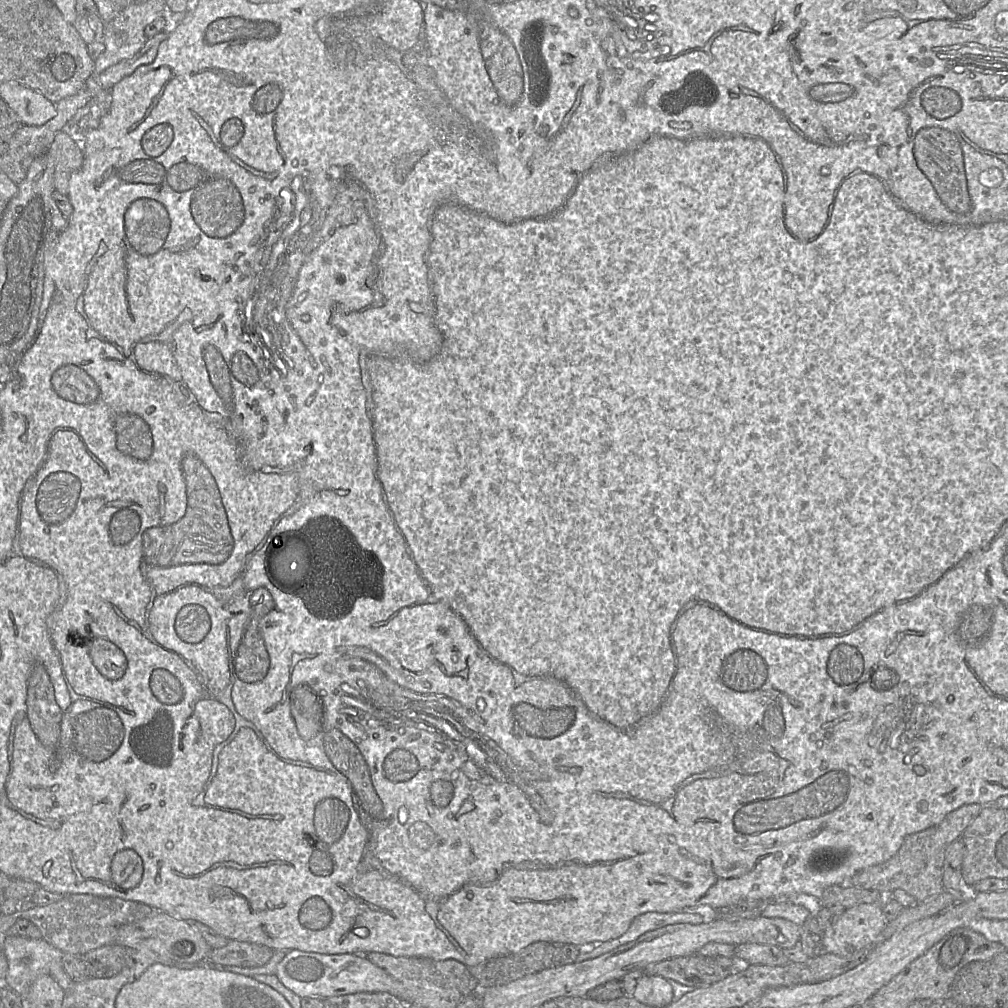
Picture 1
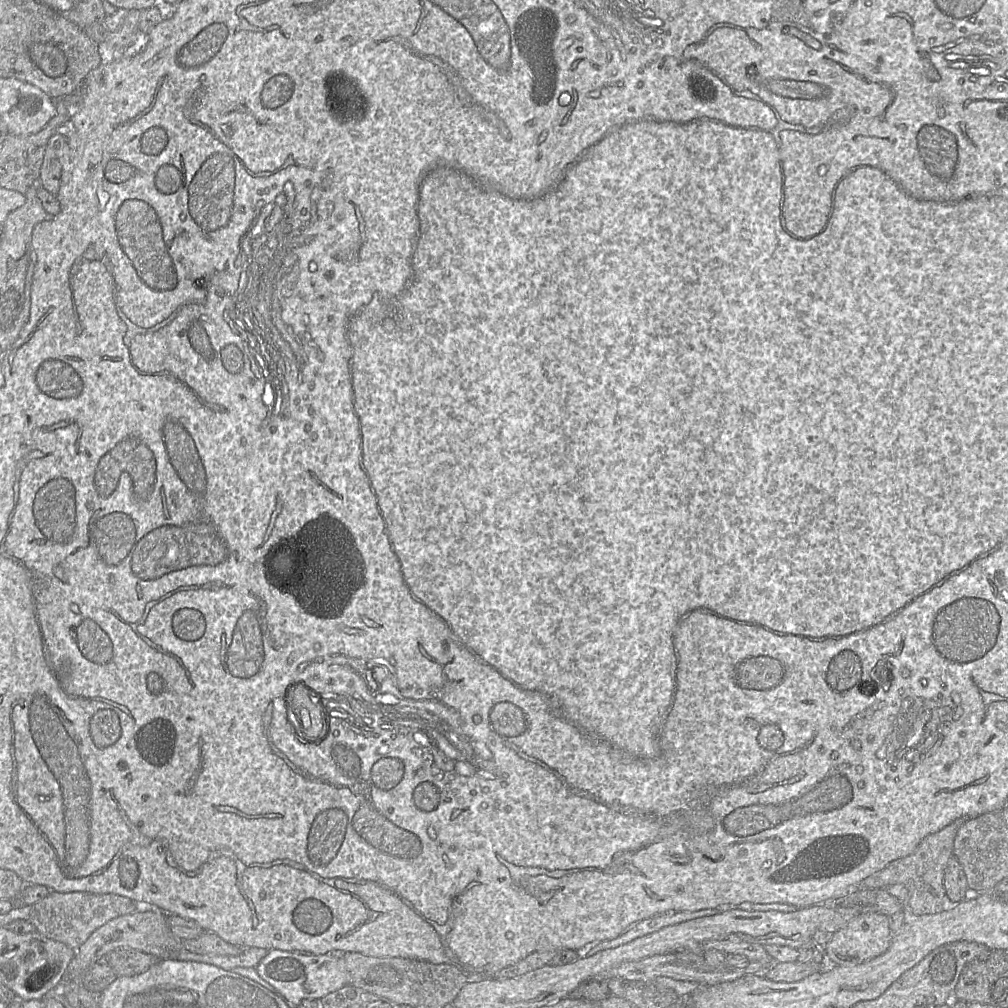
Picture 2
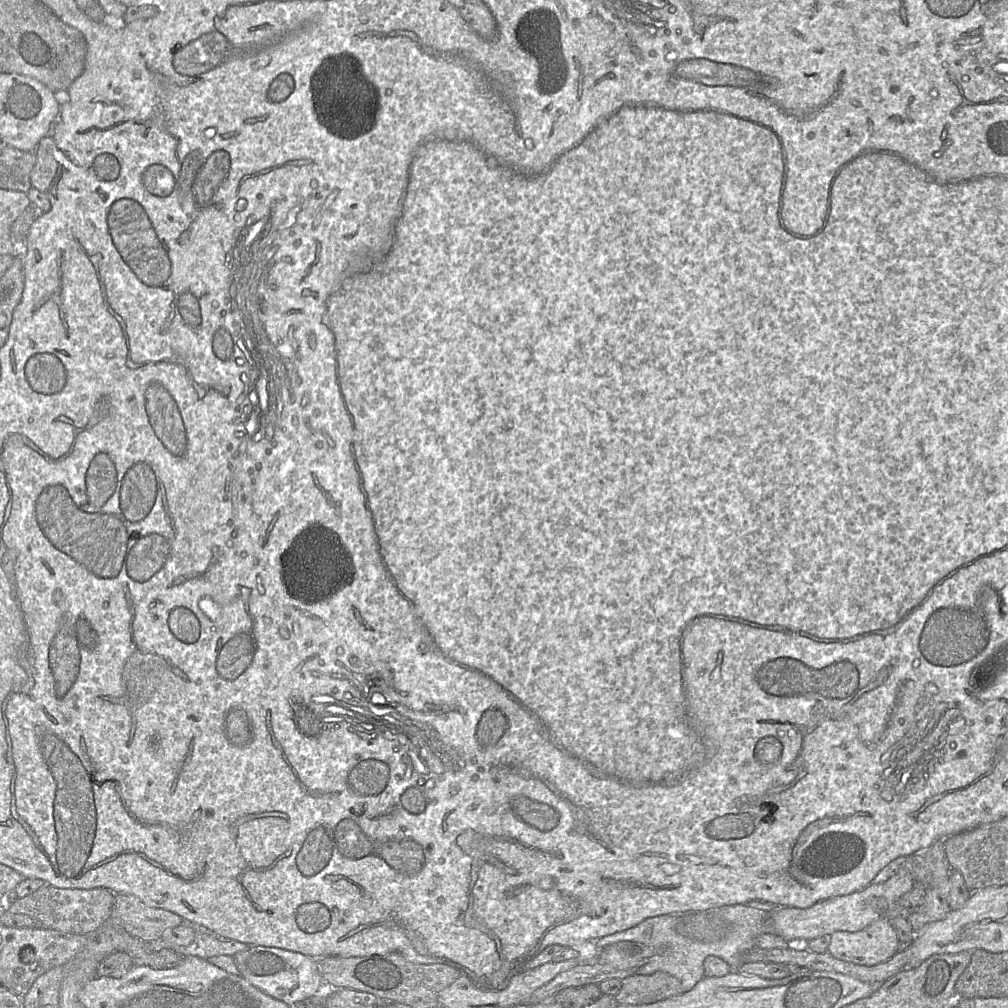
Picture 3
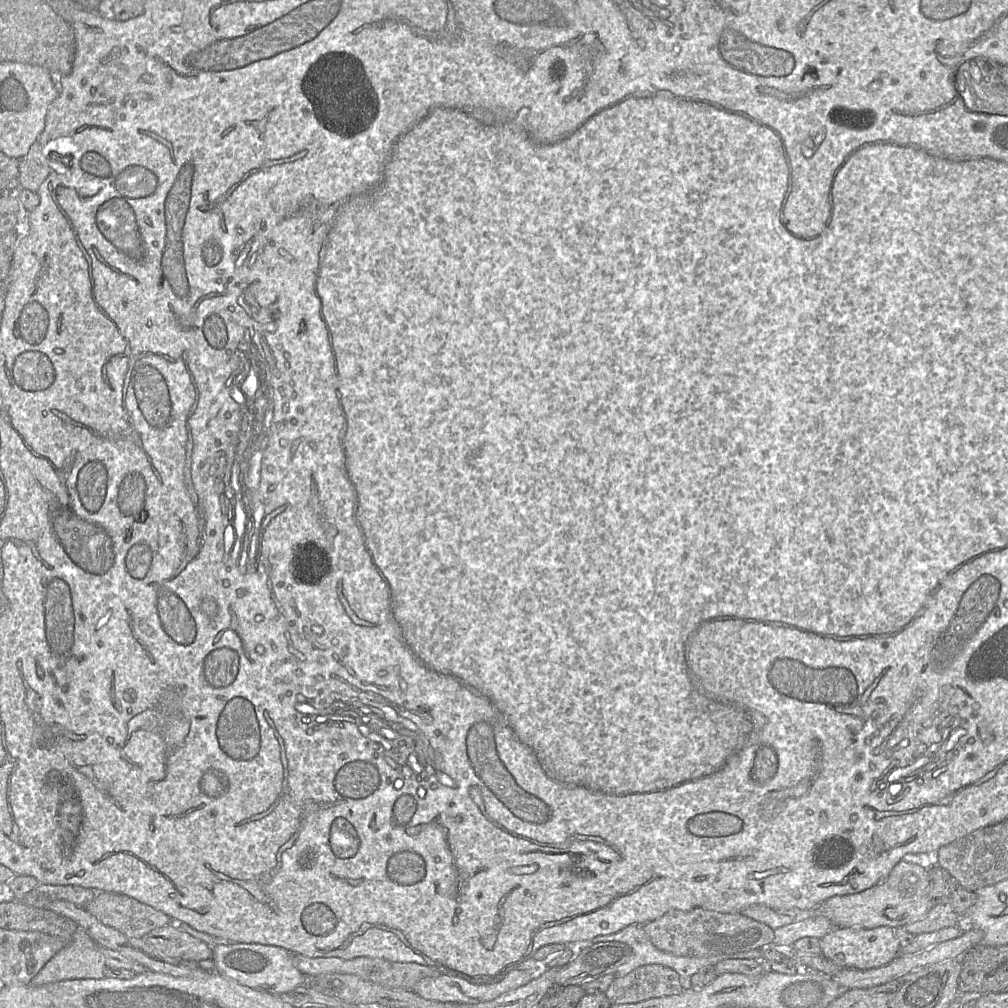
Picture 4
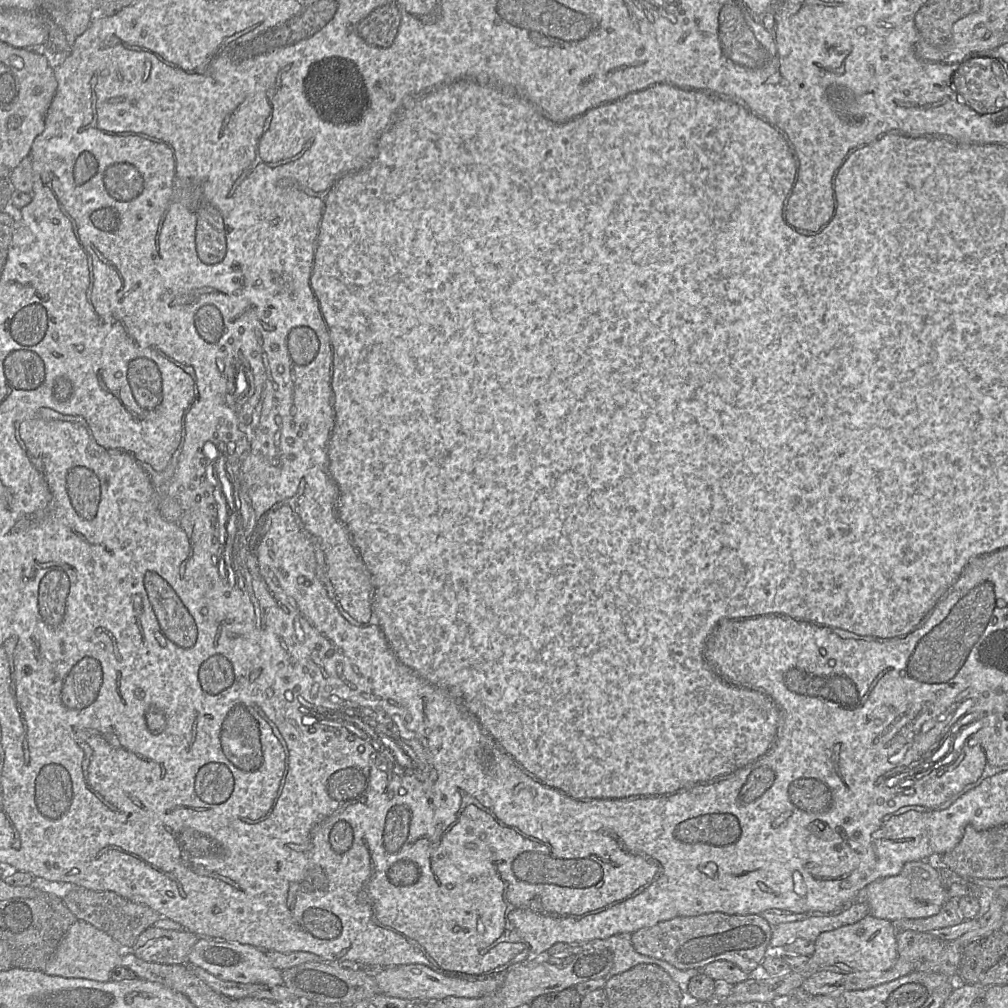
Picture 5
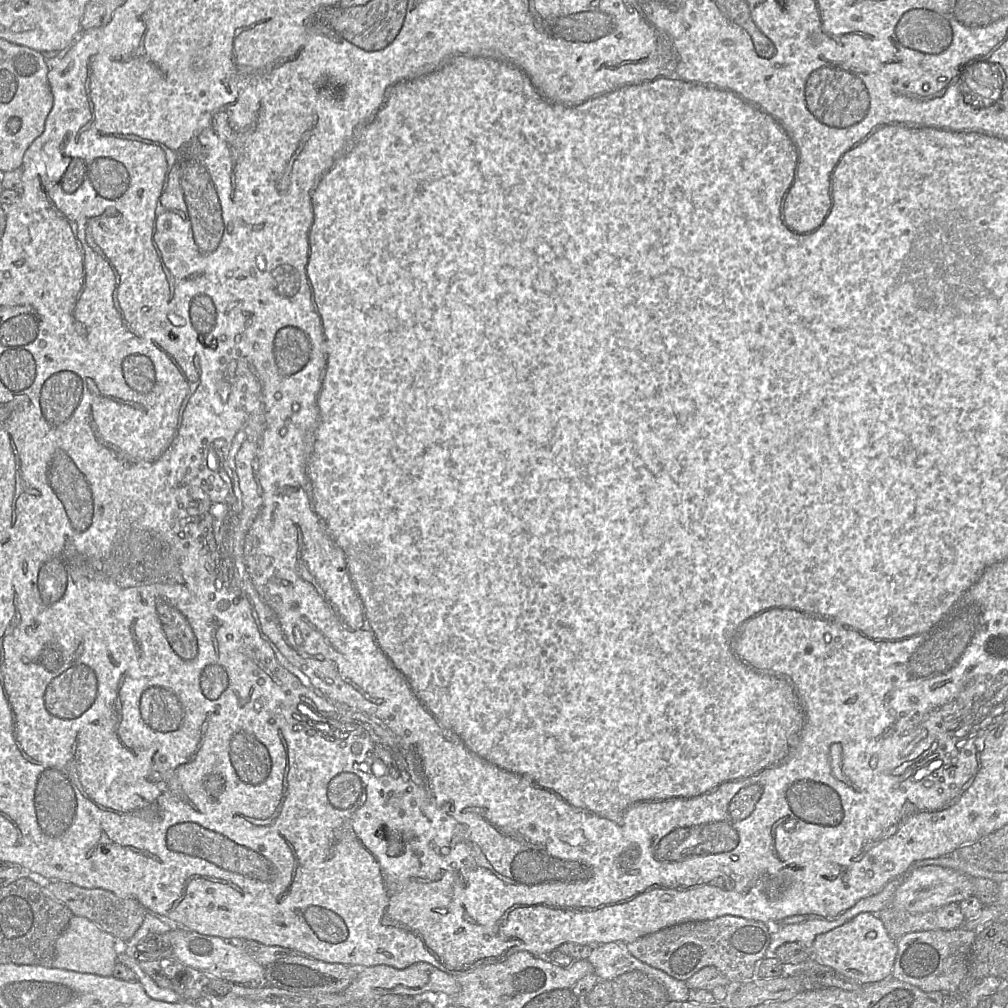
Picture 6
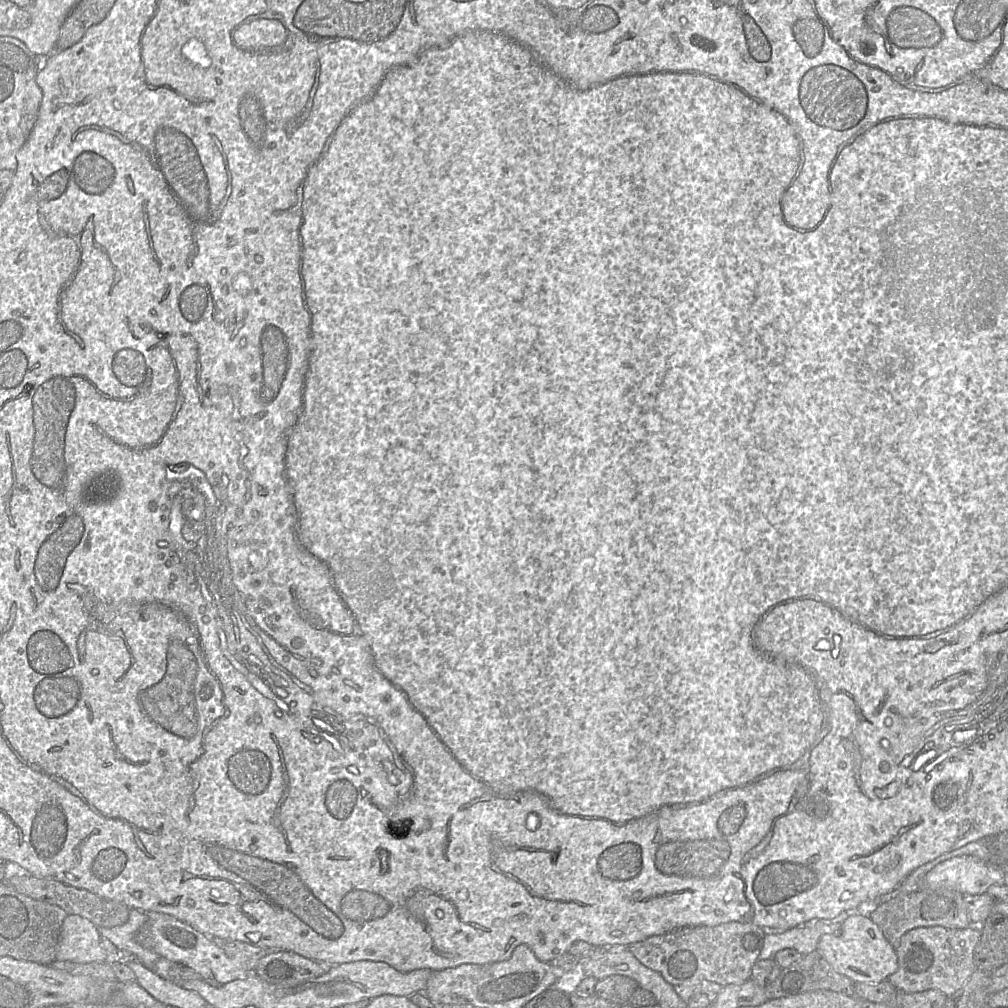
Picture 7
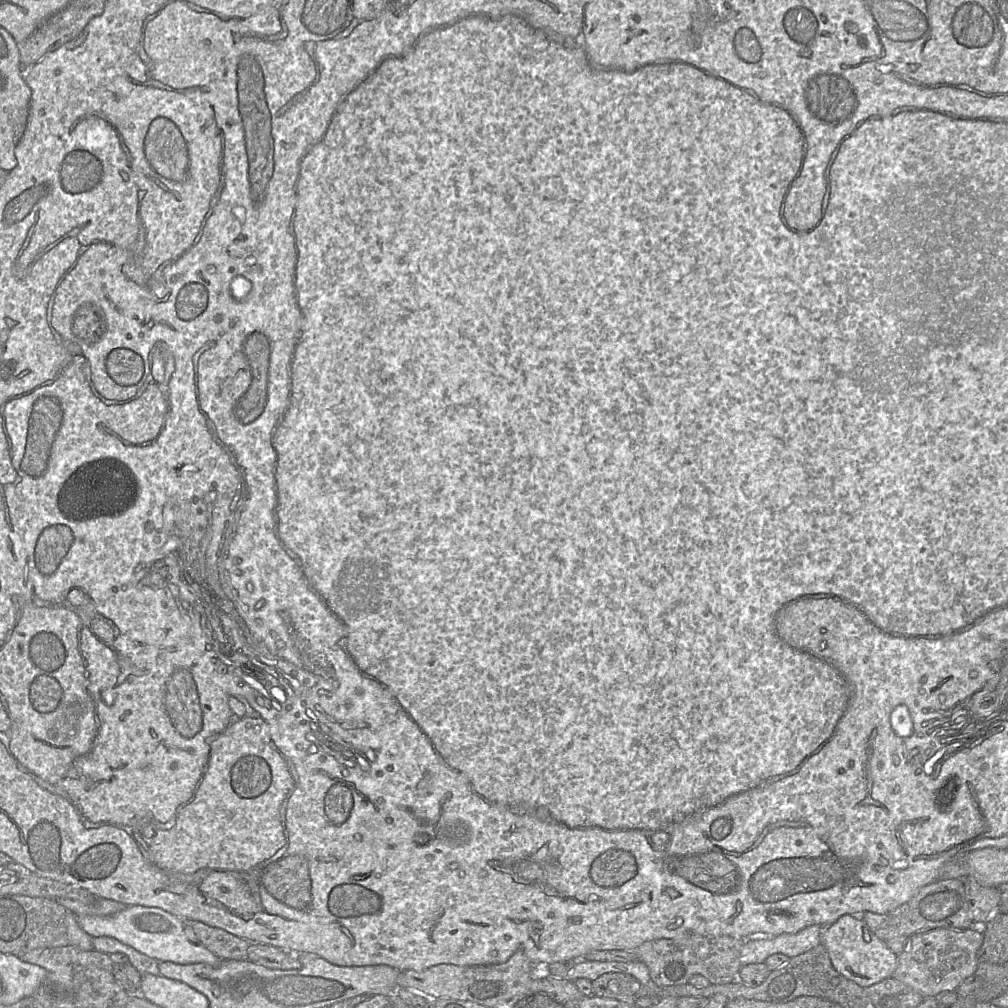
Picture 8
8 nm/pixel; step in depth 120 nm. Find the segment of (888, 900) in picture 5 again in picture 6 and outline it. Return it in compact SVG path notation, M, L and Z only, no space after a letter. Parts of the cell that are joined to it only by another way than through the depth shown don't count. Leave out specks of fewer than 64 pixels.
M937 865L915 868L896 890L891 907L910 913L924 913L950 903L960 903L973 895L974 878Z

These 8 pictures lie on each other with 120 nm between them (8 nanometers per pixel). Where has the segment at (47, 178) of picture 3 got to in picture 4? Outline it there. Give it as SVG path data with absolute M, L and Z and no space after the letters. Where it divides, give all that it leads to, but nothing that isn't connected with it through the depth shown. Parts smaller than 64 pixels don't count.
M35 141L28 153L18 160L20 188L37 192L50 173L41 145Z

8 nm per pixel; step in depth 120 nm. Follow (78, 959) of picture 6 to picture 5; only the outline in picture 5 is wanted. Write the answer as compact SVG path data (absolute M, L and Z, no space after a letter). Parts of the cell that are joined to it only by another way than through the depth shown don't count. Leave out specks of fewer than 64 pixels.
M78 919L61 939L43 972L52 976L108 982L111 980L111 972L120 966L123 951L120 944L108 934Z

